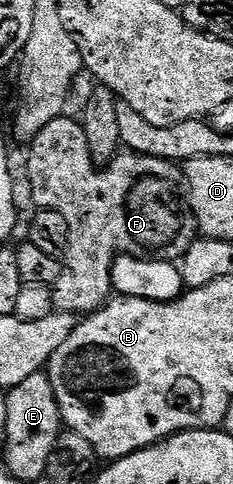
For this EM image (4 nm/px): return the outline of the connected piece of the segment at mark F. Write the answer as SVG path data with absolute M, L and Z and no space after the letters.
M61 116L50 120L50 124L46 124L46 128L42 128L42 132L38 132L38 136L34 136L34 140L27 147L28 150L28 190L32 193L33 207L41 210L53 210L59 212L70 227L70 244L66 248L63 256L62 276L52 287L52 304L57 311L65 314L74 314L77 316L87 316L96 313L101 306L105 305L113 297L112 289L112 265L116 259L122 254L135 254L137 256L155 256L157 258L167 258L169 260L179 260L190 248L190 244L194 244L198 237L196 229L196 217L188 203L188 195L186 193L186 183L184 181L184 171L177 163L167 162L161 158L154 156L142 156L131 152L120 152L107 166L101 168L96 166L94 160L91 159L89 145L86 142L86 132L83 130L81 123L76 118L68 118L69 116Z

